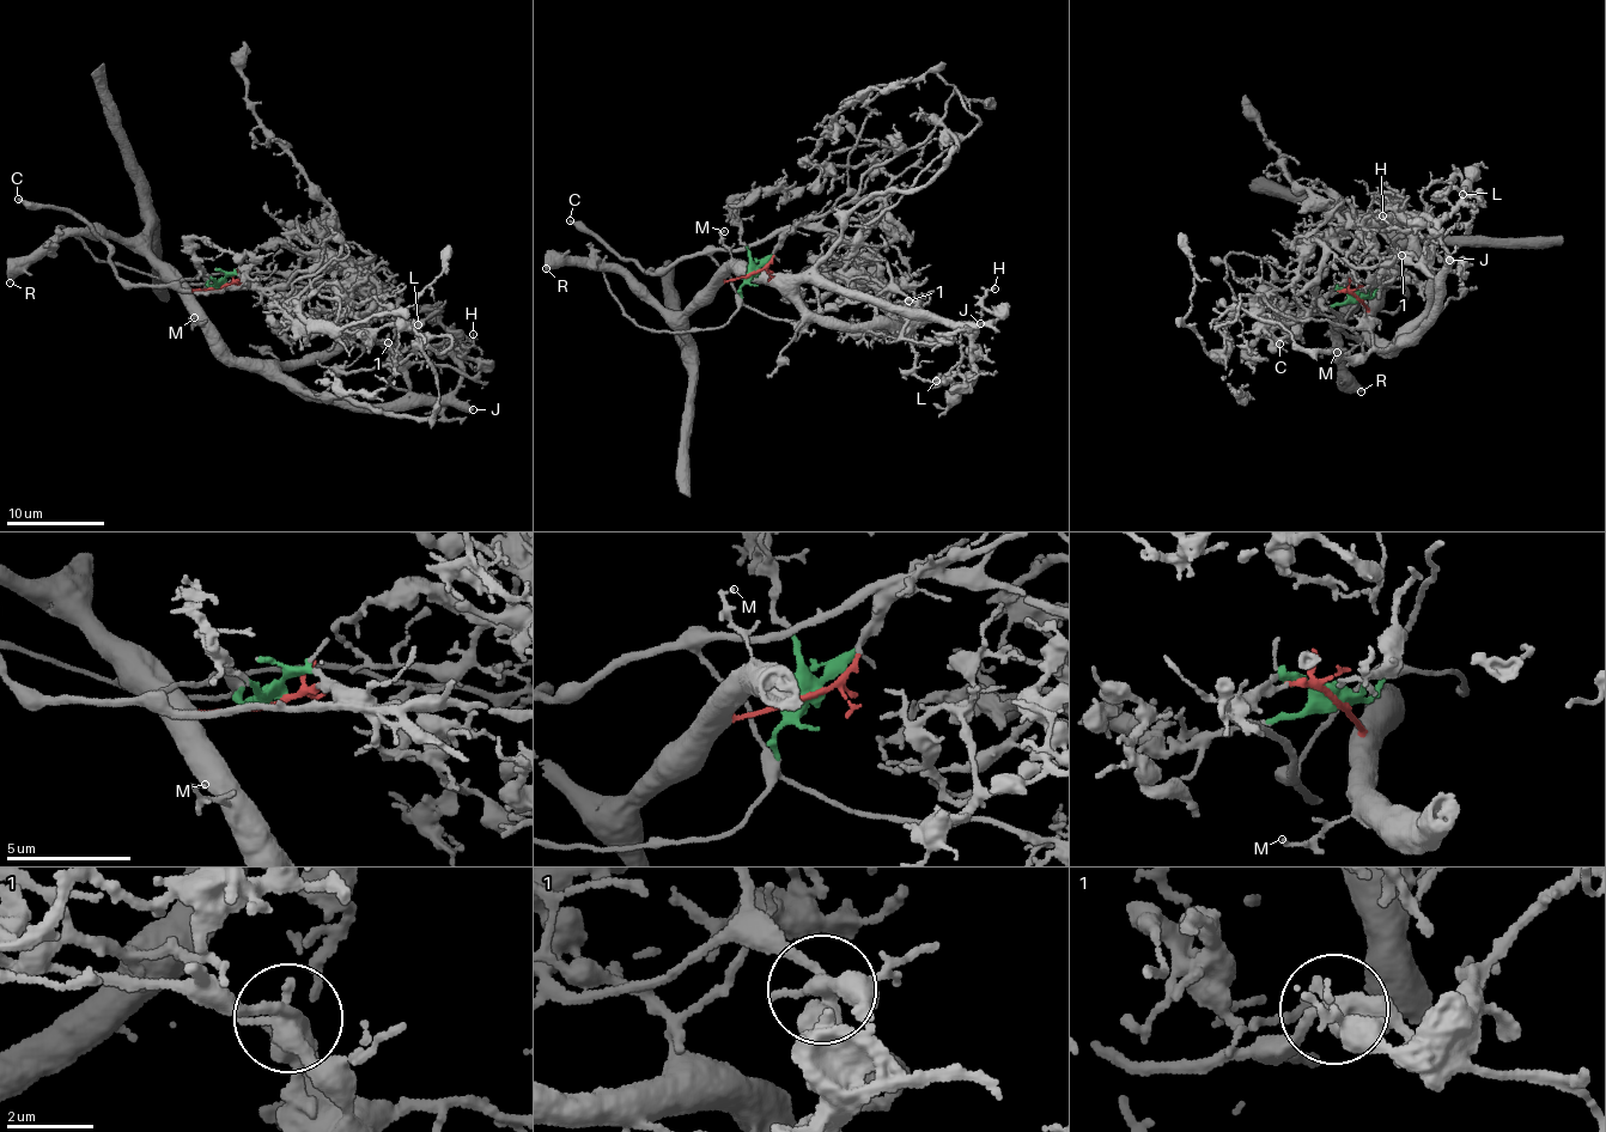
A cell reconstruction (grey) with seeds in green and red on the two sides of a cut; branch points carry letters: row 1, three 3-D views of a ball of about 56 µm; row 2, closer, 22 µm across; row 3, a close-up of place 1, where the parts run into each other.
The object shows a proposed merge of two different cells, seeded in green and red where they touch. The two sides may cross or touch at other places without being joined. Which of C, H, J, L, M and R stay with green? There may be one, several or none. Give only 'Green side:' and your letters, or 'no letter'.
Green side: C, H, L

